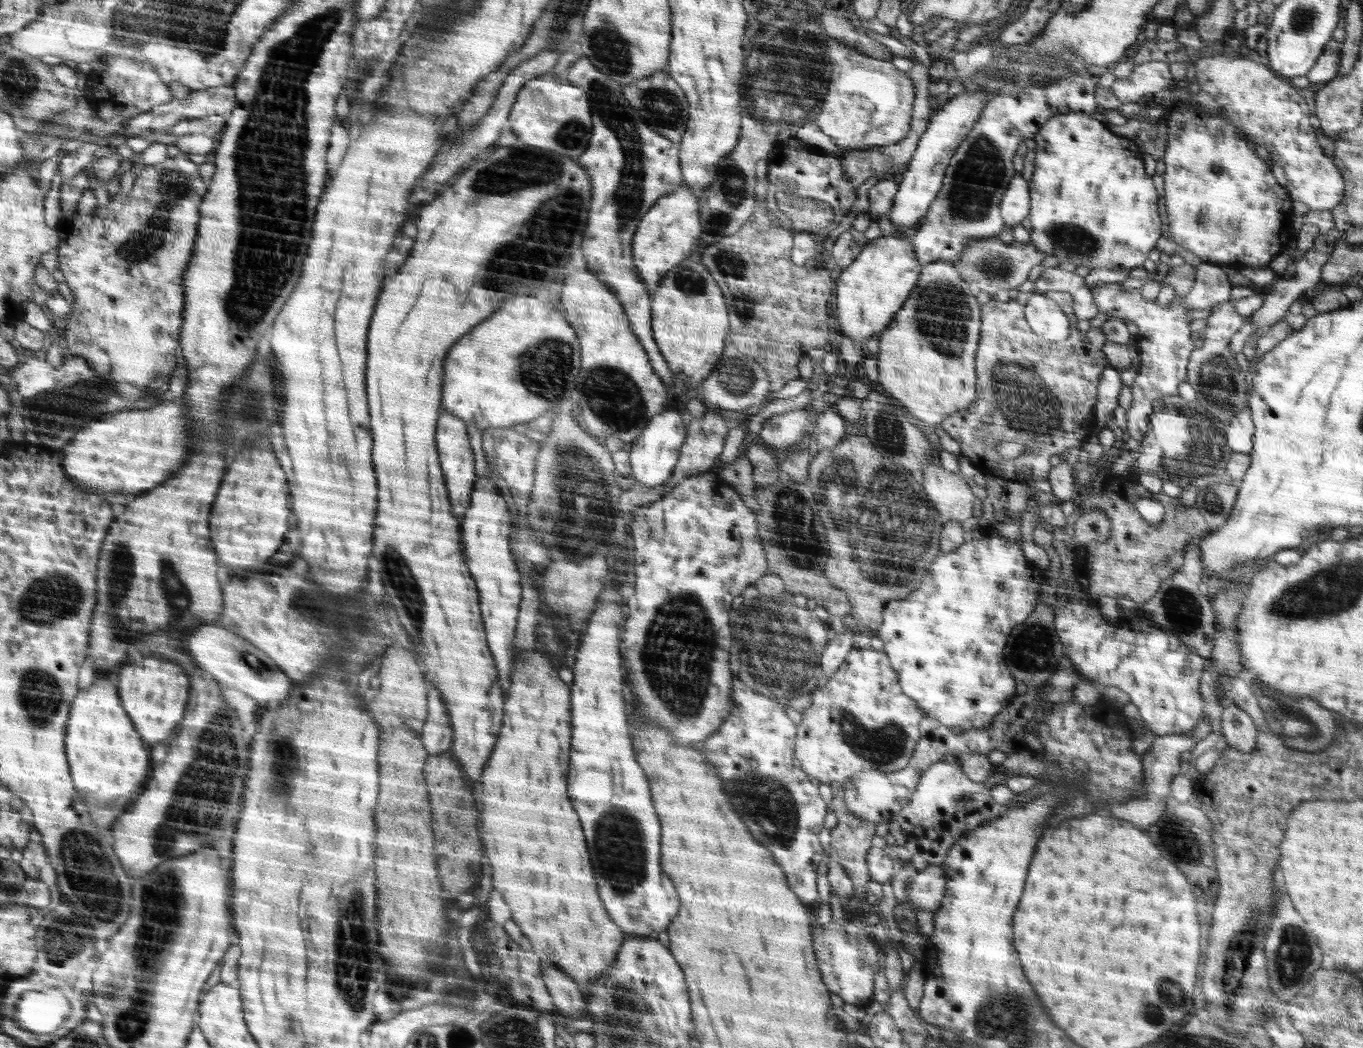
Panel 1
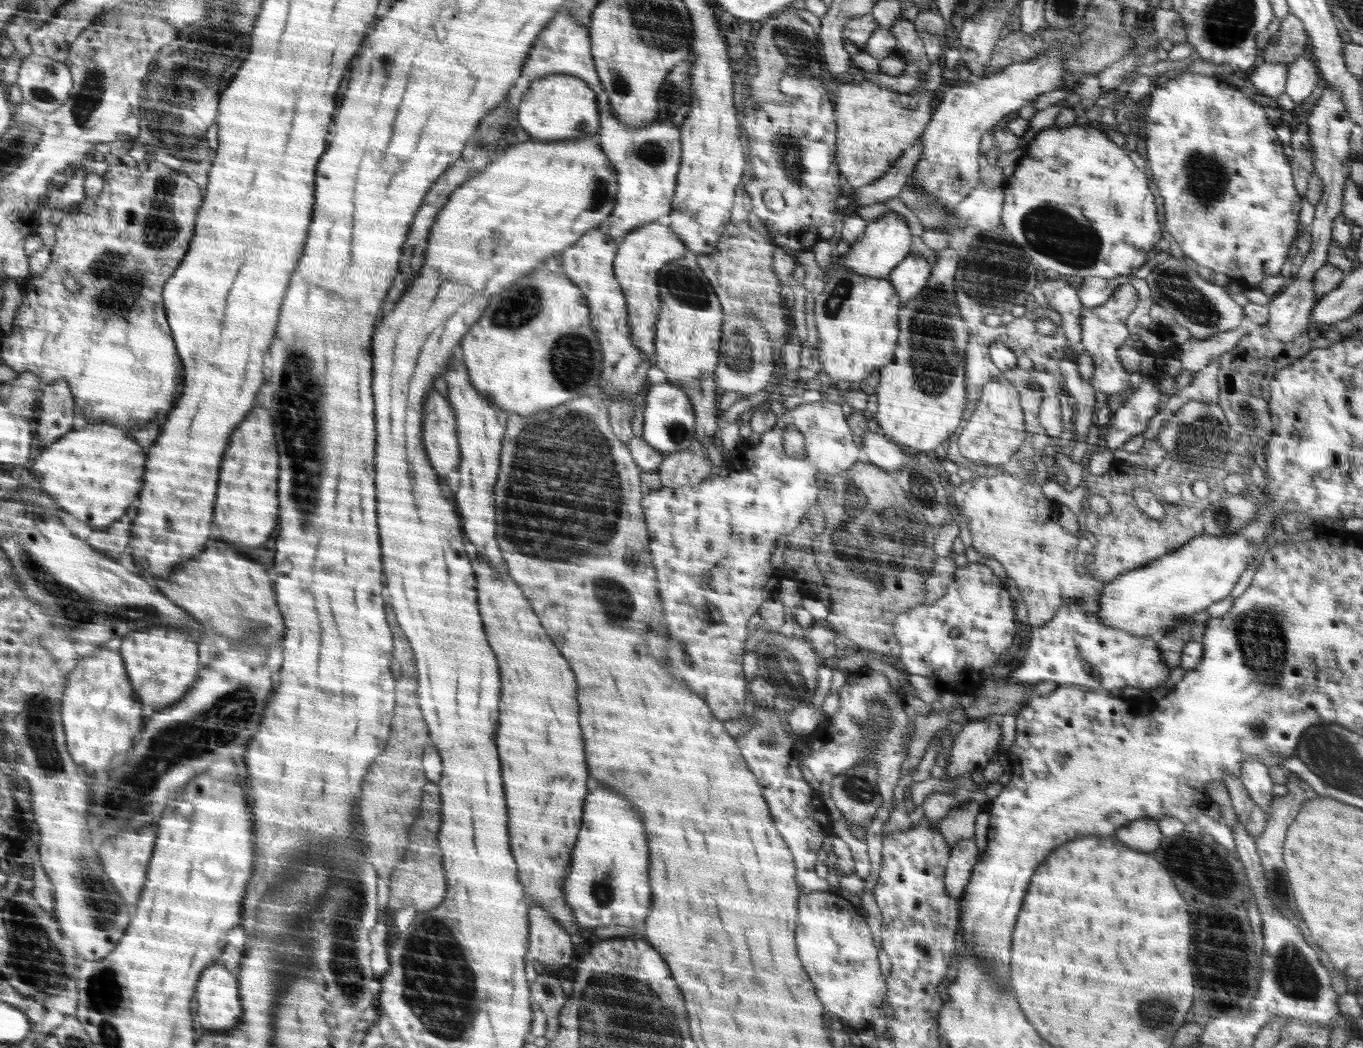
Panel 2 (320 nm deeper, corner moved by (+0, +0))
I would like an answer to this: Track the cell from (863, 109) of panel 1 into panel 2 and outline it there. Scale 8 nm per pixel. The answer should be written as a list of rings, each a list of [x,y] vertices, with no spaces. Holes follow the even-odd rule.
[[[850,76],[839,83],[833,97],[837,122],[840,120],[837,163],[848,186],[870,185],[893,168],[930,124],[930,104],[935,96],[936,92],[923,89],[900,93],[865,79],[855,84]]]

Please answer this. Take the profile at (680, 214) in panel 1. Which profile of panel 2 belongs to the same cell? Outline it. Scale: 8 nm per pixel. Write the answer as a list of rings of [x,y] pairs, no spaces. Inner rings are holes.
[[[652,222],[630,231],[615,254],[615,278],[626,295],[630,311],[631,341],[647,358],[655,355],[655,326],[661,307],[657,274],[667,262],[686,256],[687,249],[678,234]]]

